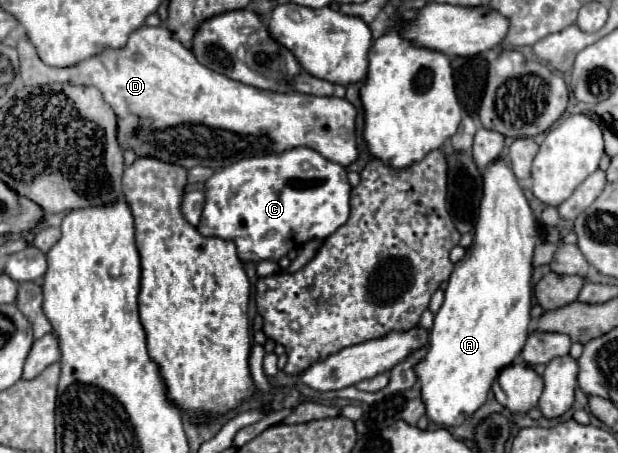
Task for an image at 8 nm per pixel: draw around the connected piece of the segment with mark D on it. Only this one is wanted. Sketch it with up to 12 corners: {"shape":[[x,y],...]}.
{"shape":[[167,27],[29,87],[97,87],[119,147],[193,169],[357,159],[355,107],[201,65]]}

